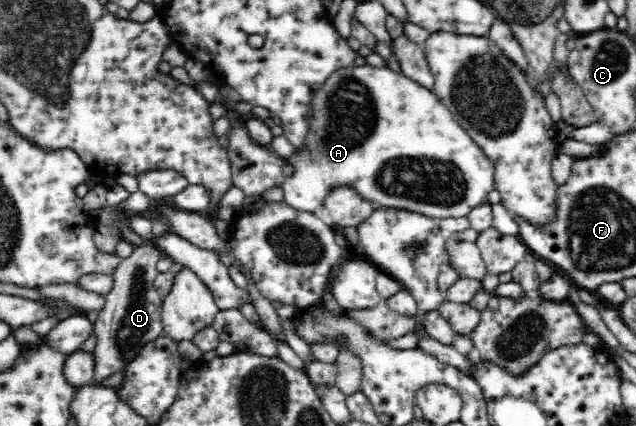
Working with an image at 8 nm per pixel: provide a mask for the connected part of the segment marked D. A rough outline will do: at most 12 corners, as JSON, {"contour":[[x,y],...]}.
{"contour":[[152,243],[116,266],[94,323],[95,381],[164,333]]}

